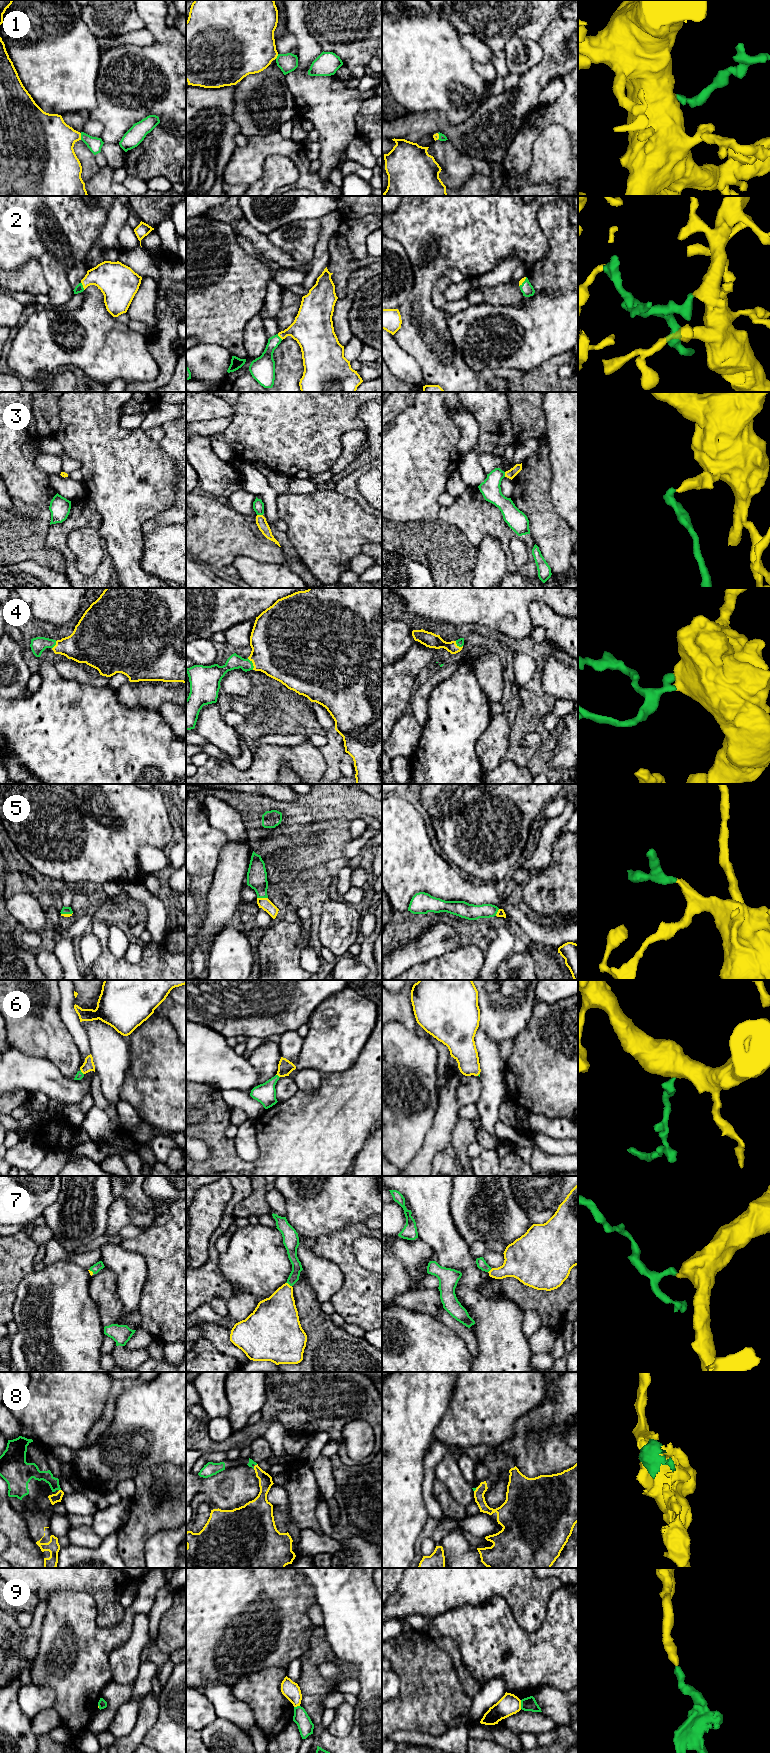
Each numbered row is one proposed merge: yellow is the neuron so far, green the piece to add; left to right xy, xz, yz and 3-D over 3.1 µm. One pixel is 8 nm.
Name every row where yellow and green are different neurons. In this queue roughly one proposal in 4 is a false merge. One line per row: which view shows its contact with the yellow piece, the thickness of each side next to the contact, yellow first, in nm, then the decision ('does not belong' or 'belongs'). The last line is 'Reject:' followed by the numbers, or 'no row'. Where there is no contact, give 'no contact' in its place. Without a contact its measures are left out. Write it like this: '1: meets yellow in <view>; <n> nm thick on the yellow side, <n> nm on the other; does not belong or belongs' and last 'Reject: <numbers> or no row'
1: meets yellow in xy; 380 nm thick on the yellow side, 120 nm on the other; belongs
2: meets yellow in xy; 280 nm thick on the yellow side, 70 nm on the other; belongs
3: meets yellow in xz; 90 nm thick on the yellow side, 90 nm on the other; belongs
4: meets yellow in xz; 460 nm thick on the yellow side, 120 nm on the other; belongs
5: meets yellow in xz; 90 nm thick on the yellow side, 160 nm on the other; belongs
6: meets yellow in xy; 90 nm thick on the yellow side, 60 nm on the other; belongs
7: meets yellow in xz; 300 nm thick on the yellow side, 80 nm on the other; belongs
8: meets yellow in yz; 80 nm thick on the yellow side, 20 nm on the other; belongs
9: meets yellow in yz; 170 nm thick on the yellow side, 110 nm on the other; does not belong
Reject: 9

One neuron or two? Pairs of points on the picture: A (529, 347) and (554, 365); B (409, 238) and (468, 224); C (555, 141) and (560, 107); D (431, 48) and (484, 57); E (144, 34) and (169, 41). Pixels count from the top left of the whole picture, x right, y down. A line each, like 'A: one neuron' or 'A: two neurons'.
A: two neurons
B: one neuron
C: two neurons
D: two neurons
E: two neurons

